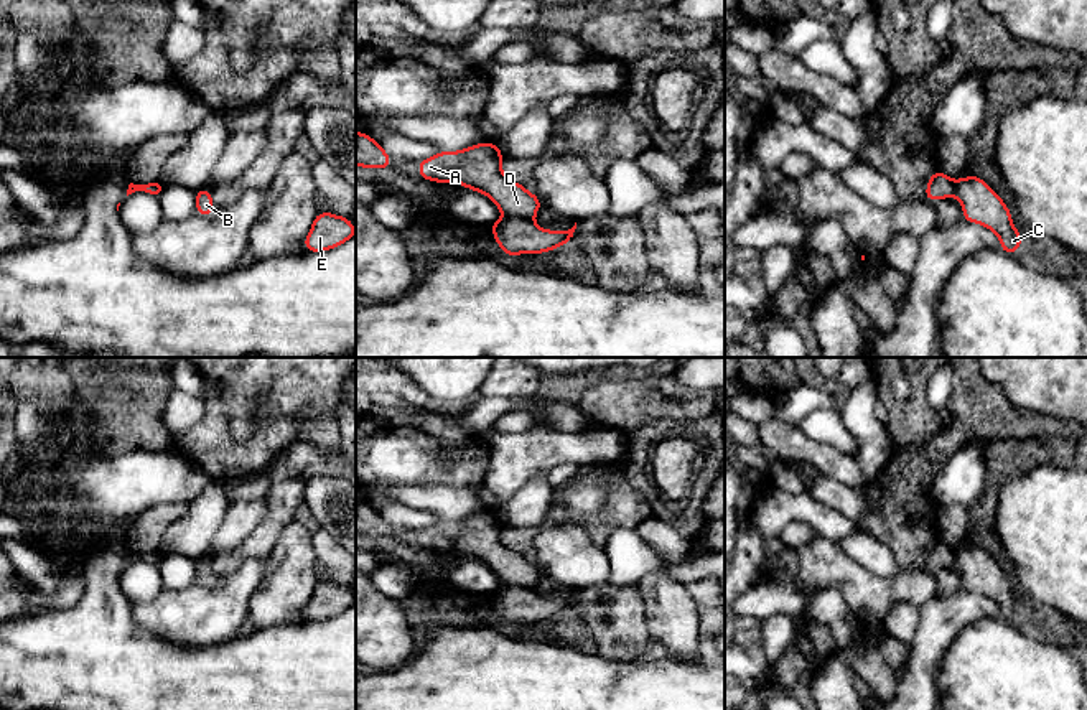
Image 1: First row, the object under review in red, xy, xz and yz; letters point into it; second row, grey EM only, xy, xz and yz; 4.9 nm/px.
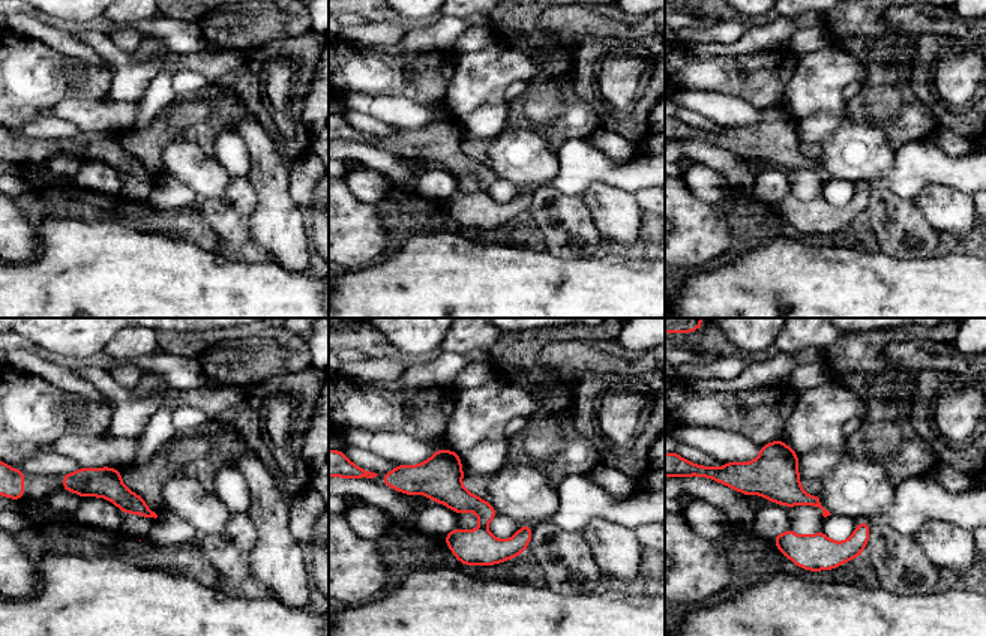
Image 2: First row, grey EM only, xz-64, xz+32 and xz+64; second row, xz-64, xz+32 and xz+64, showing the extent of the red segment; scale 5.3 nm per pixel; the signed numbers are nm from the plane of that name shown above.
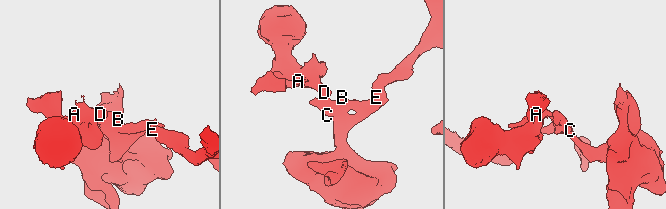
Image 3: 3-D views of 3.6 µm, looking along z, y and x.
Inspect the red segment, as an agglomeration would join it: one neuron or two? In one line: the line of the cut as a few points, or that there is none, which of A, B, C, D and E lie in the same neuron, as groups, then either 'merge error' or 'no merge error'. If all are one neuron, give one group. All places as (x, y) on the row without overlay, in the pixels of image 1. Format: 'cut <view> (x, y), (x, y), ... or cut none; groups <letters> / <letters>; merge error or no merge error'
cut xz (513, 585), (532, 588); groups A D / B C E; merge error

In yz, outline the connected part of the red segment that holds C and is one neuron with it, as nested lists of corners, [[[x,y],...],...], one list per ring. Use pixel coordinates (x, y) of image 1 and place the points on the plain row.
[[[978,545],[954,552],[954,563],[963,577],[963,588],[991,598],[1000,606],[1003,621],[1016,621],[1024,606],[1015,598],[1010,578],[1001,567]]]

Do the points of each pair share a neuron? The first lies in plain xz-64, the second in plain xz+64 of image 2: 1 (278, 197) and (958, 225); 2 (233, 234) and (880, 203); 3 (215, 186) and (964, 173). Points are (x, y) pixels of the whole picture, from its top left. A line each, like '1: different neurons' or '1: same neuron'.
1: same neuron
2: same neuron
3: different neurons

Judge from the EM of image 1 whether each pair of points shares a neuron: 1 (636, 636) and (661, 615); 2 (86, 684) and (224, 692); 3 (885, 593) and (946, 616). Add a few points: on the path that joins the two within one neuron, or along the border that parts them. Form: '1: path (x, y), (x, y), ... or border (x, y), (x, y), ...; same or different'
1: border (644, 615), (651, 641); different
2: path (121, 687), (127, 692), (190, 692); same
3: border (934, 593), (918, 607); different

